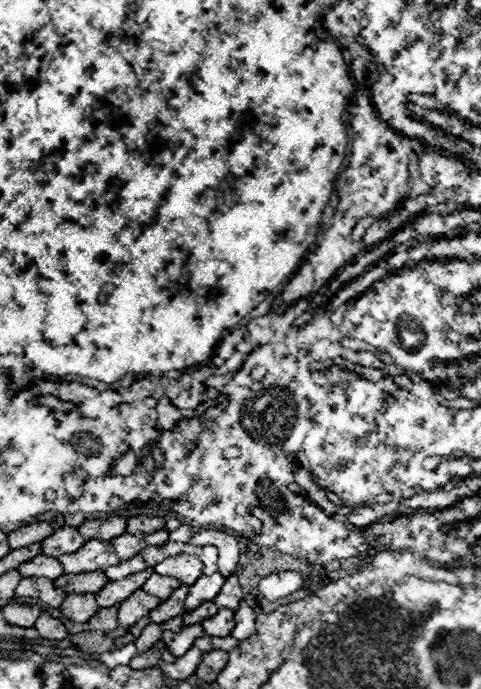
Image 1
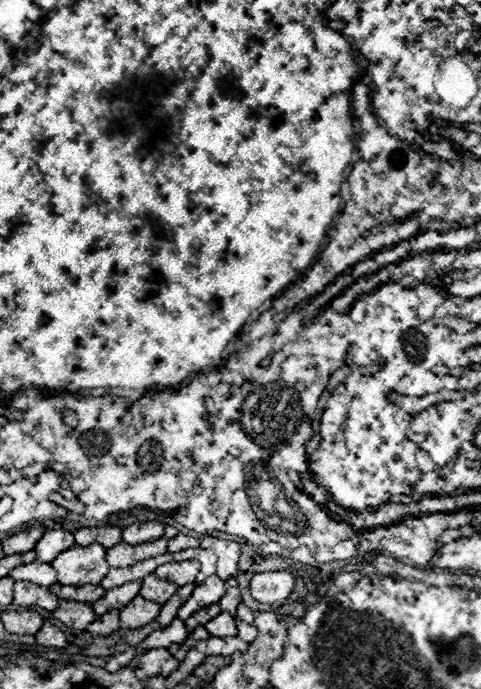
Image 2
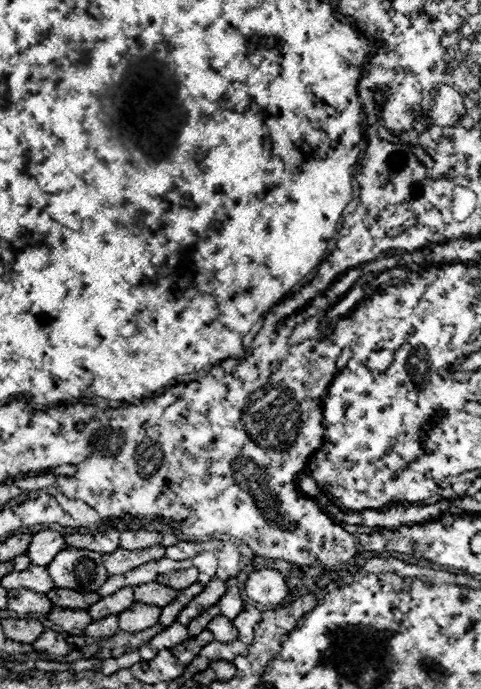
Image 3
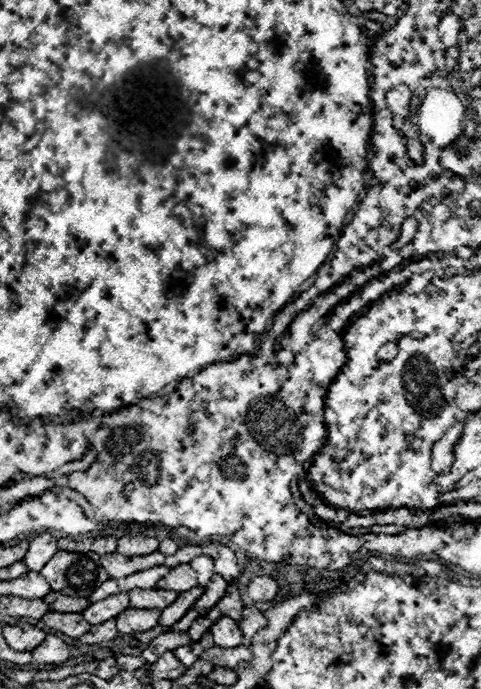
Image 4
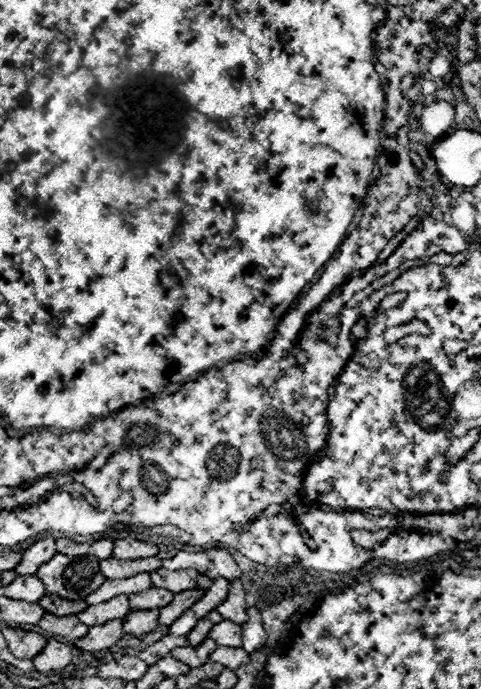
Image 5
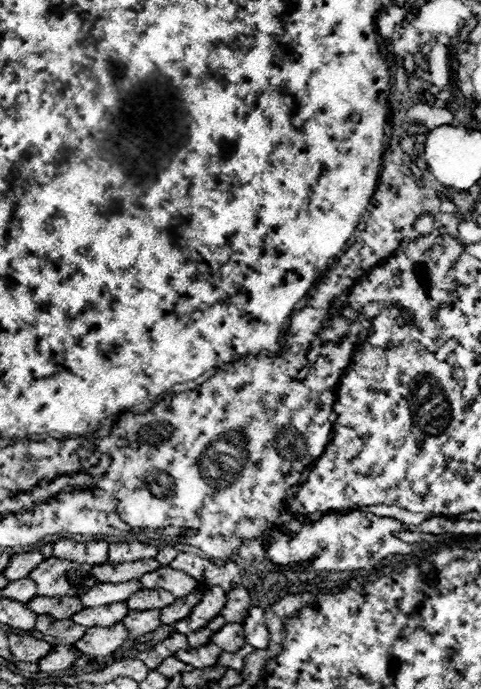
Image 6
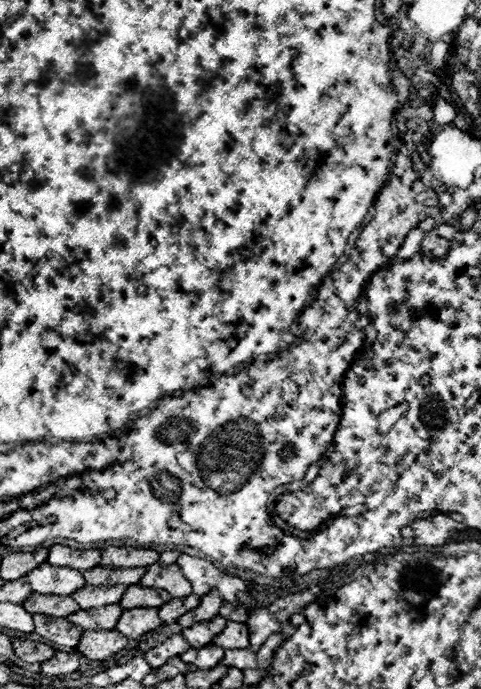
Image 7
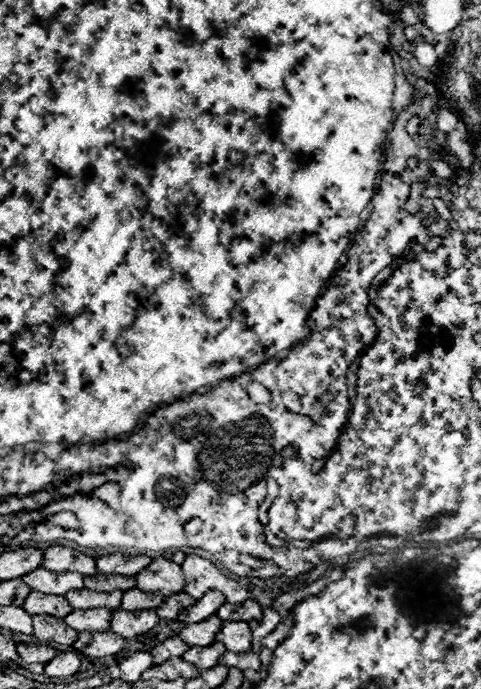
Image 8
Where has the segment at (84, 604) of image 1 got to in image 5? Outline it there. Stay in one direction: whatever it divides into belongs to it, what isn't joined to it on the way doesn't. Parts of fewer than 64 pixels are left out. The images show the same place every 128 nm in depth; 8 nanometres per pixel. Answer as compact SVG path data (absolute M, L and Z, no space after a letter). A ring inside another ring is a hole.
M44 614L44 618L38 622L38 626L46 632L64 636L66 640L78 640L84 634L88 634L88 626L84 626L76 616L68 616L68 618L60 618L54 614Z

